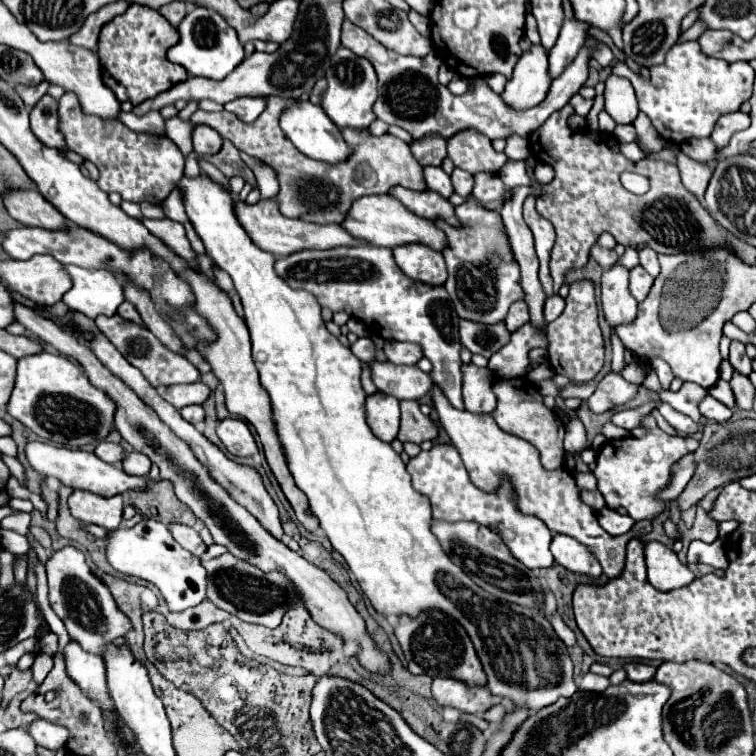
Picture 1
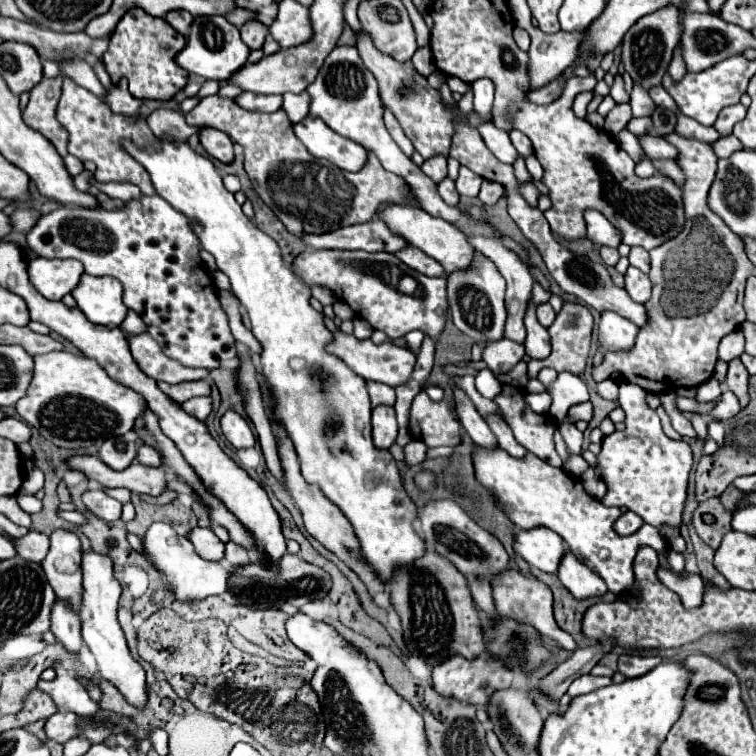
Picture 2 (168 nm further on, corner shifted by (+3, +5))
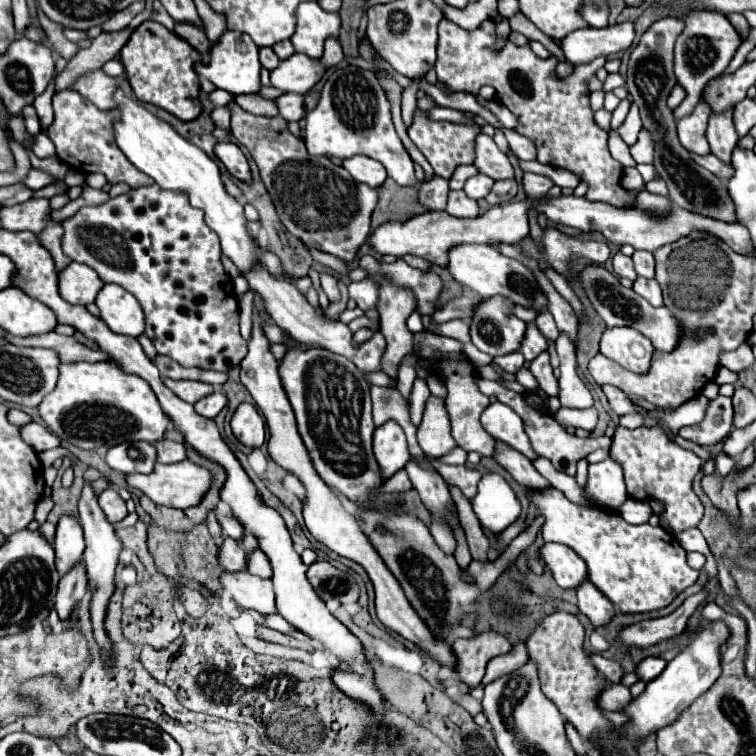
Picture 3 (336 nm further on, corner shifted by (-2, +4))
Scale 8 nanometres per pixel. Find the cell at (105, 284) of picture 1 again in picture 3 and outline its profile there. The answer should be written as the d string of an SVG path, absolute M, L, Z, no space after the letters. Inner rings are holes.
M108 283L96 295L96 307L100 309L100 319L114 331L122 335L138 337L144 333L144 315L134 299L126 289L120 285Z

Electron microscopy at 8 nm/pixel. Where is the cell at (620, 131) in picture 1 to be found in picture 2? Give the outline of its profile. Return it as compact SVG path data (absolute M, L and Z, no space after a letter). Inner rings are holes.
M643 136L639 140L639 144L643 146L643 152L651 158L679 158L679 150L673 144L669 144L667 140L653 138L653 136Z

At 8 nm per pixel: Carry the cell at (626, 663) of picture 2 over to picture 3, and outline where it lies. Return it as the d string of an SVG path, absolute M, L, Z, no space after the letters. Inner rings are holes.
M646 657L636 665L636 675L646 683L654 677L658 677L662 673L662 669L666 667L666 661L662 657Z

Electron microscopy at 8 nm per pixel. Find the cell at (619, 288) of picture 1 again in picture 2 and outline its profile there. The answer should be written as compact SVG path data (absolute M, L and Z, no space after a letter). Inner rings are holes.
M603 312L599 322L599 342L595 352L595 364L601 362L605 352L617 352L617 350L631 350L635 338L637 338L637 326L633 322L627 322L627 318L615 314L615 312Z

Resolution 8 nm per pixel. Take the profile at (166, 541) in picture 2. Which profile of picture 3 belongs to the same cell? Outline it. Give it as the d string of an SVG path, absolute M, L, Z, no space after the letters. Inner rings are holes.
M222 571L220 585L240 607L256 609L264 615L276 609L270 579L254 577L248 571L236 571L236 573Z

